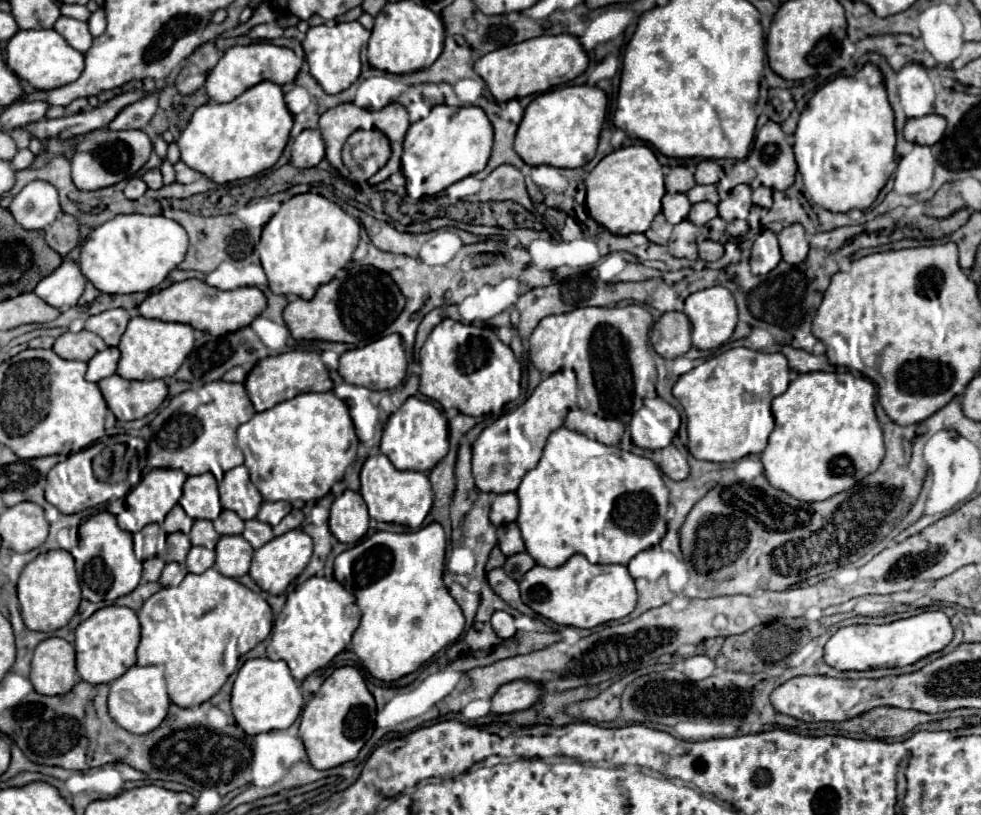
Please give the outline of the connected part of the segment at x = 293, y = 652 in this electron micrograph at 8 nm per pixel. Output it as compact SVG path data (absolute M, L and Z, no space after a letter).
M313 576L303 584L297 584L295 590L287 594L287 604L275 620L267 658L285 660L293 678L299 682L319 668L325 668L339 652L345 650L359 626L359 616L345 614L345 608L351 604L355 604L355 596L351 596L337 580Z

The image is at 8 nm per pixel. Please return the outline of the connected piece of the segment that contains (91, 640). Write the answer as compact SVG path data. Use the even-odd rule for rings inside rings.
M105 606L81 622L75 630L76 670L89 684L109 684L135 664L139 644L139 620L131 608Z

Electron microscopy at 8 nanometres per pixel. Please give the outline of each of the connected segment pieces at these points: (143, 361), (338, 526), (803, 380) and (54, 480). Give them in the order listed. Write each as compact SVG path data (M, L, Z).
M133 314L131 324L121 336L121 342L117 348L121 352L121 358L117 364L119 376L127 380L155 380L155 378L173 376L193 348L193 328L179 322L149 320Z
M345 490L339 498L335 498L329 516L329 530L345 544L357 544L367 534L369 514L359 492Z
M807 372L807 374L799 374L799 378L795 378L787 392L777 396L773 400L773 418L775 418L775 430L771 432L769 436L769 444L767 448L761 452L761 462L765 466L765 476L769 480L769 484L773 488L779 488L783 492L787 492L789 496L795 496L797 500L803 500L803 502L821 502L821 500L827 500L839 492L847 492L851 490L859 480L863 480L865 476L873 474L879 464L883 462L883 456L885 456L885 448L883 448L883 432L879 422L877 422L877 416L875 416L875 386L863 378L863 376L855 376L851 372Z
M95 442L93 446L81 450L81 452L75 452L71 454L65 462L59 462L55 464L55 468L51 468L51 472L47 474L47 486L45 486L45 498L49 504L53 504L59 512L63 514L75 514L75 512L81 512L81 510L87 510L87 508L93 508L97 504L103 504L107 500L113 500L113 498L121 498L129 492L131 484L129 480L125 482L117 482L117 484L107 484L107 482L99 482L93 474L93 468L91 468L91 460L103 450L103 442Z

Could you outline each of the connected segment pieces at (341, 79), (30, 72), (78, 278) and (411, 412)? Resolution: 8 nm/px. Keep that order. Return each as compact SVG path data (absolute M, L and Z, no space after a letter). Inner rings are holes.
M357 20L353 22L343 22L335 26L311 26L307 30L307 36L303 40L303 50L305 50L305 60L309 64L311 76L321 84L321 88L327 94L337 94L347 90L361 74L360 52L369 38L371 32L365 30Z
M19 30L7 46L7 66L37 90L55 90L75 82L85 64L83 54L67 44L67 40L55 30Z
M65 258L57 270L53 270L49 276L45 276L37 284L35 294L43 302L47 302L59 310L65 310L65 308L71 308L77 304L77 300L83 294L85 282L87 280L81 274L79 266L73 260Z
M409 398L397 412L391 414L381 438L381 454L385 454L399 470L429 472L439 460L443 460L447 448L447 418L431 402L417 398Z

